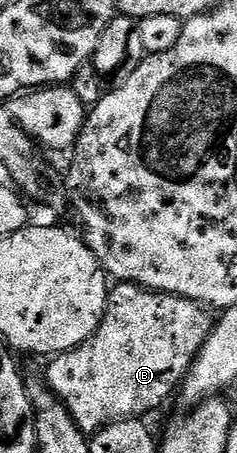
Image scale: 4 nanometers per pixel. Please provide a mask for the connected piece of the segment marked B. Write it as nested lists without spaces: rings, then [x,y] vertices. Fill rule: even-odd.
[[[135,282],[117,283],[106,295],[106,311],[96,332],[75,350],[57,355],[51,361],[54,363],[46,370],[46,384],[66,405],[87,436],[97,434],[113,422],[142,418],[149,410],[156,409],[173,390],[175,393],[181,387],[200,348],[214,329],[215,319],[210,318],[210,314],[207,307],[187,298],[146,290]]]

